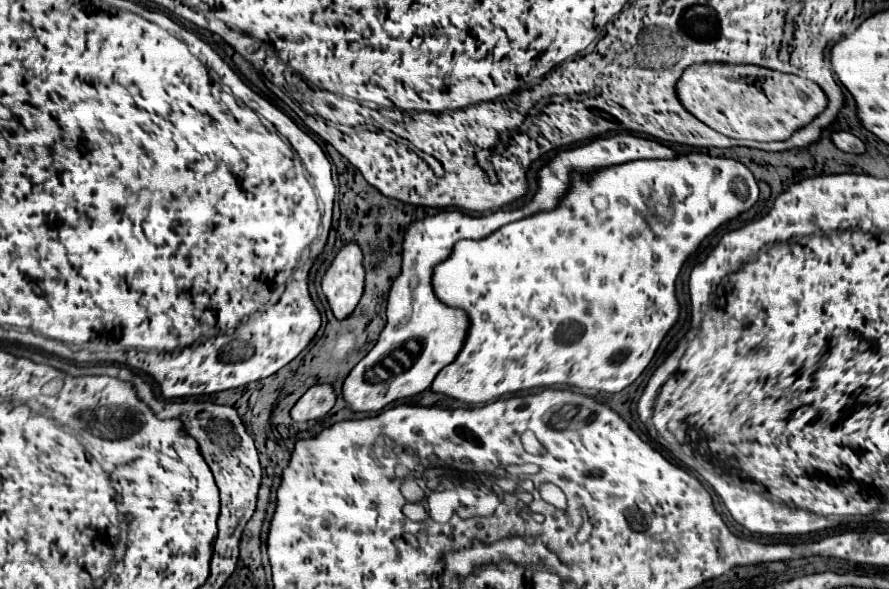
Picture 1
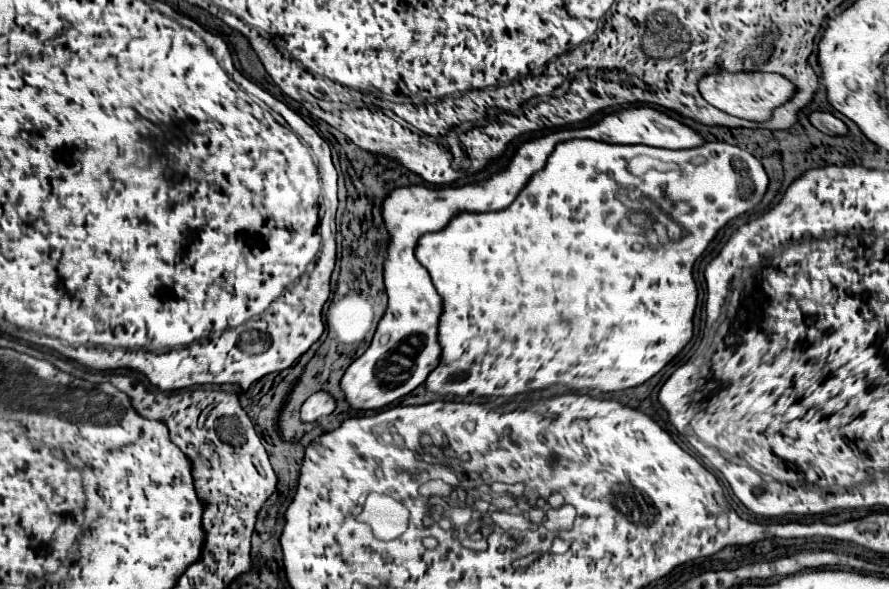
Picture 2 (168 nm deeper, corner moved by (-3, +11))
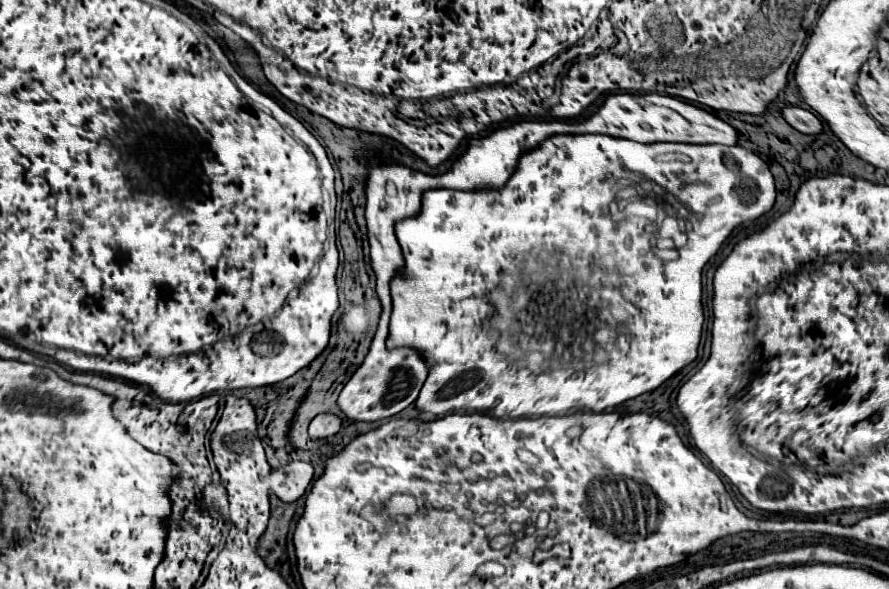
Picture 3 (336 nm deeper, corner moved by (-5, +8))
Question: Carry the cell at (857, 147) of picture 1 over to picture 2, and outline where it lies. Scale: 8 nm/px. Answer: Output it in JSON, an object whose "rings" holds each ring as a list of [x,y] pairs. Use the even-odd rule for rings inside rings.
{"rings":[[[811,112],[809,114],[809,122],[811,126],[815,126],[817,130],[821,130],[823,134],[831,134],[831,136],[841,136],[847,132],[847,126],[835,118],[829,112]]]}

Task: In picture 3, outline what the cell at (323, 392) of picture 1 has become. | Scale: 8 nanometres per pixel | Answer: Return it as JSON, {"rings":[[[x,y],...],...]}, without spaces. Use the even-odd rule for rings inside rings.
{"rings":[[[319,413],[317,417],[313,417],[313,421],[309,423],[309,435],[311,437],[331,437],[341,429],[341,419],[333,413]]]}

